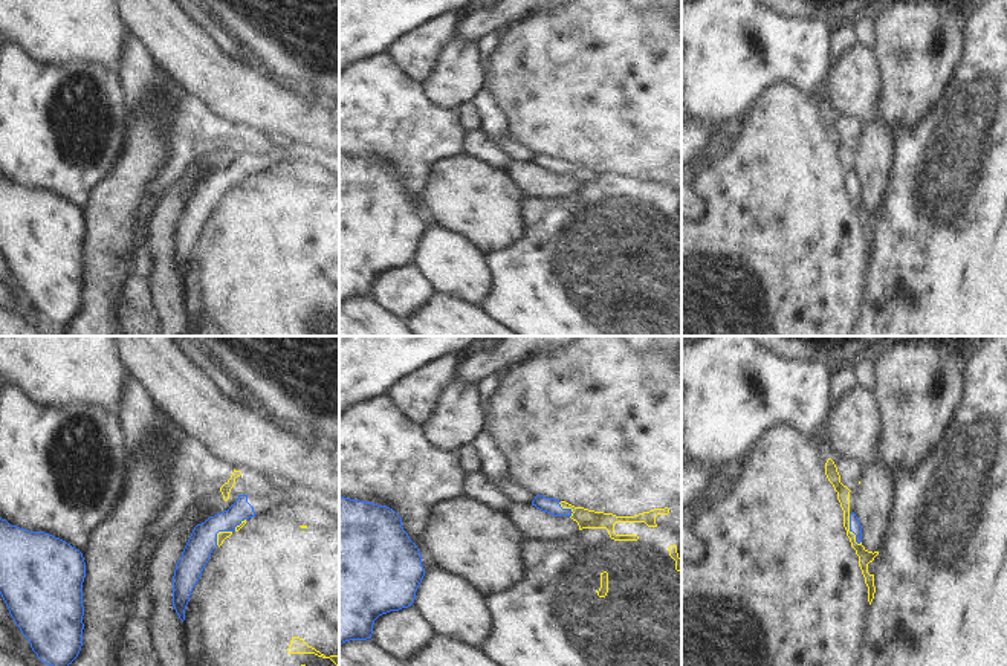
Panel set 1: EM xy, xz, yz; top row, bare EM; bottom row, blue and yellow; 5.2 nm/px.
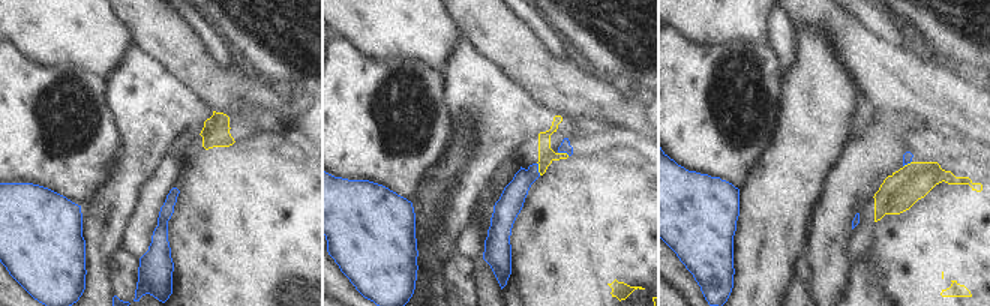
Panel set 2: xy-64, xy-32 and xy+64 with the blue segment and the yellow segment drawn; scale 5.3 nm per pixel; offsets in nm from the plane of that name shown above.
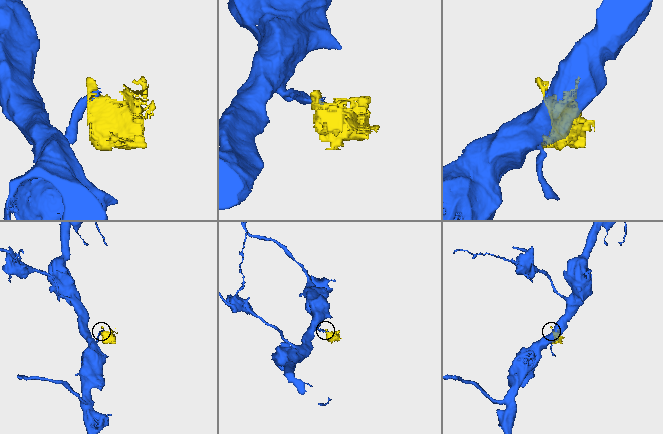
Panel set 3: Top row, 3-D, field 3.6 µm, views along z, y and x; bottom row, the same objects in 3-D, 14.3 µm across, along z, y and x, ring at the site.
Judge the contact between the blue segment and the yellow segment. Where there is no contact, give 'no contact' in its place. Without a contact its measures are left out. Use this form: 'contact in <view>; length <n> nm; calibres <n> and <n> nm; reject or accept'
contact in yz; length 180 nm; calibres 60 and 70 nm; reject

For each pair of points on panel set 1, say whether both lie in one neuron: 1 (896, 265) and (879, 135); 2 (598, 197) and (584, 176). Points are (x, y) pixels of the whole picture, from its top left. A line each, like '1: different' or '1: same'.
1: different
2: same

